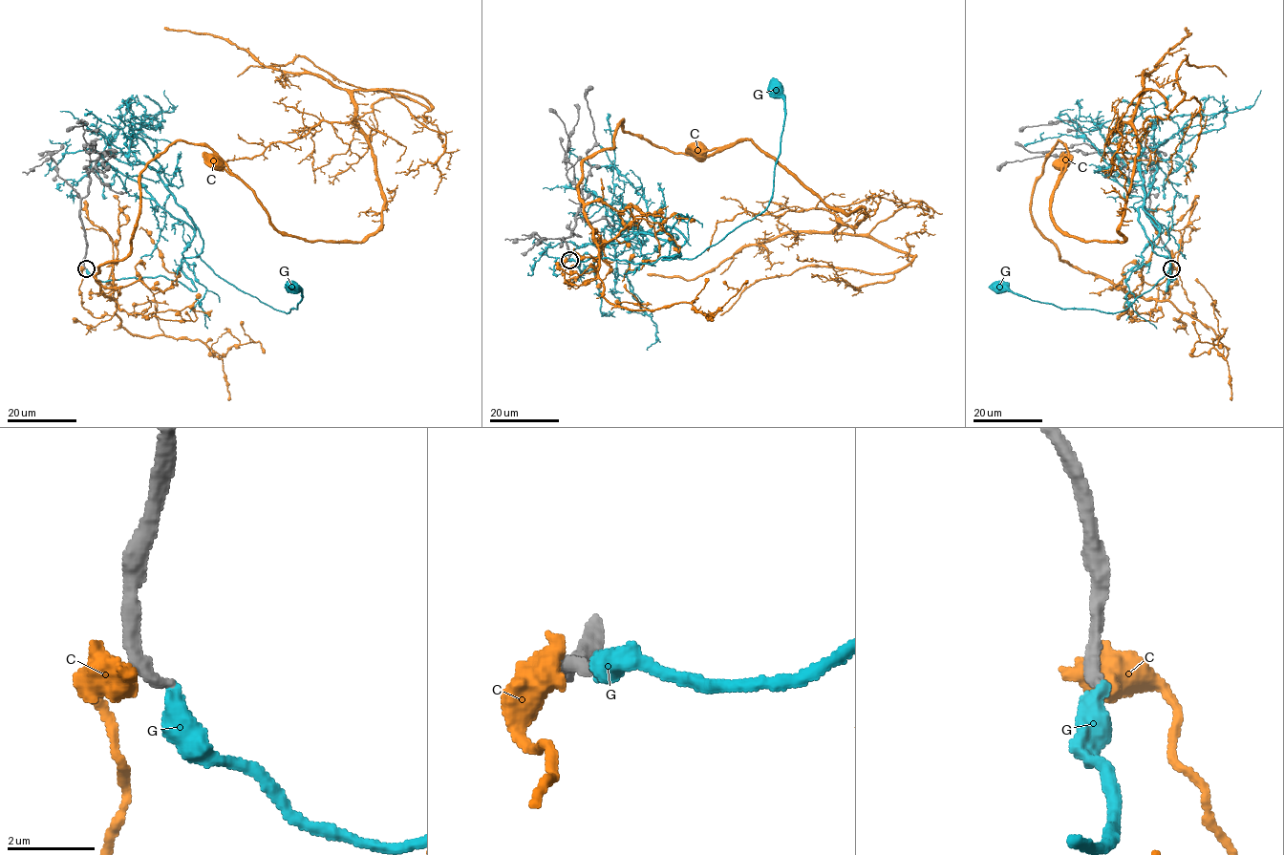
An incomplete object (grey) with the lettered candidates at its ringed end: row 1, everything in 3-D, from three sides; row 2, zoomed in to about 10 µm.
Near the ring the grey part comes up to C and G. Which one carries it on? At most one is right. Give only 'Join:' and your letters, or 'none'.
Join: G

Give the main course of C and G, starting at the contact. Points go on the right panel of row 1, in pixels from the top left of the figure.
C: (1170, 267), (1196, 317), (1063, 262), (1031, 212), (1034, 183), (1059, 141), (1067, 154), (1062, 162)
G: (1172, 269), (1166, 290), (1169, 255), (1168, 270), (1154, 285), (1110, 313), (1059, 308), (999, 286)

